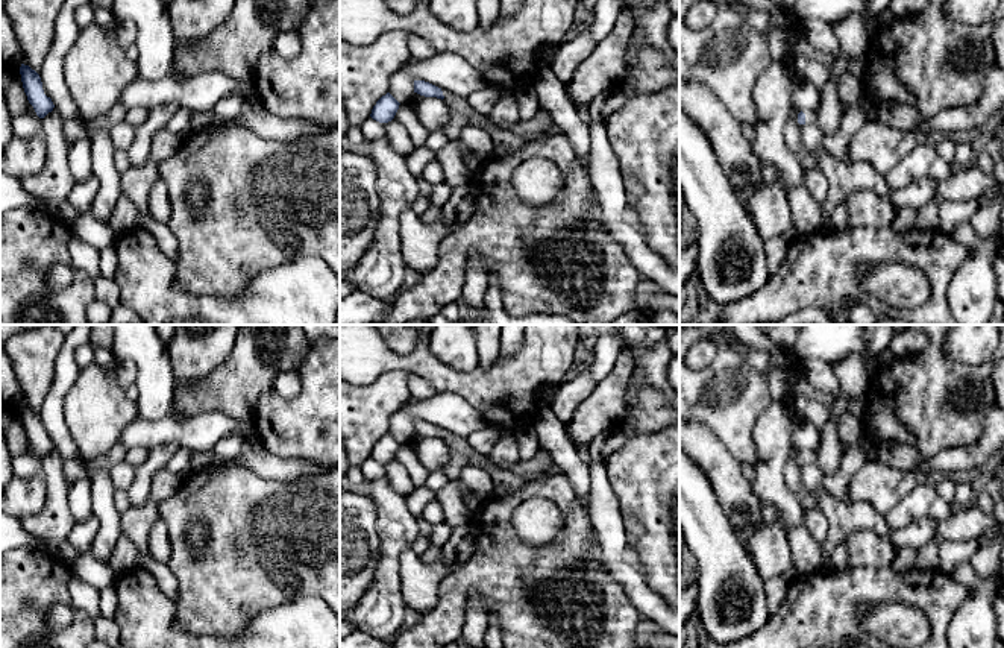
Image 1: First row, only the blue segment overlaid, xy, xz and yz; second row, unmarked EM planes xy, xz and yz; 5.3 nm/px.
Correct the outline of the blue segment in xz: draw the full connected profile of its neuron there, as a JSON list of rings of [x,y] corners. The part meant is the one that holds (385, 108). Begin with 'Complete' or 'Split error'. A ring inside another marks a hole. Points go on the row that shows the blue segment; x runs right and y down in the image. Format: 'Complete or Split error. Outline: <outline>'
Complete. Outline: [[[387,93],[376,102],[370,117],[379,123],[388,123],[394,118],[399,105],[400,103],[390,93]]]

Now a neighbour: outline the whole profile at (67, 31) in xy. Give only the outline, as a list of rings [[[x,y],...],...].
[[[64,0],[55,23],[55,38],[39,70],[39,77],[44,94],[52,99],[55,109],[64,118],[76,120],[86,126],[88,123],[79,112],[64,79],[64,59],[80,33],[74,11],[82,5],[89,5],[89,0]]]

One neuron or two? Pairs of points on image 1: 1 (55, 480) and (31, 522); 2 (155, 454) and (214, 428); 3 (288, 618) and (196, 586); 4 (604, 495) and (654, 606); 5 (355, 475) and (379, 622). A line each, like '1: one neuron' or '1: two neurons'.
1: one neuron
2: two neurons
3: two neurons
4: one neuron
5: two neurons

